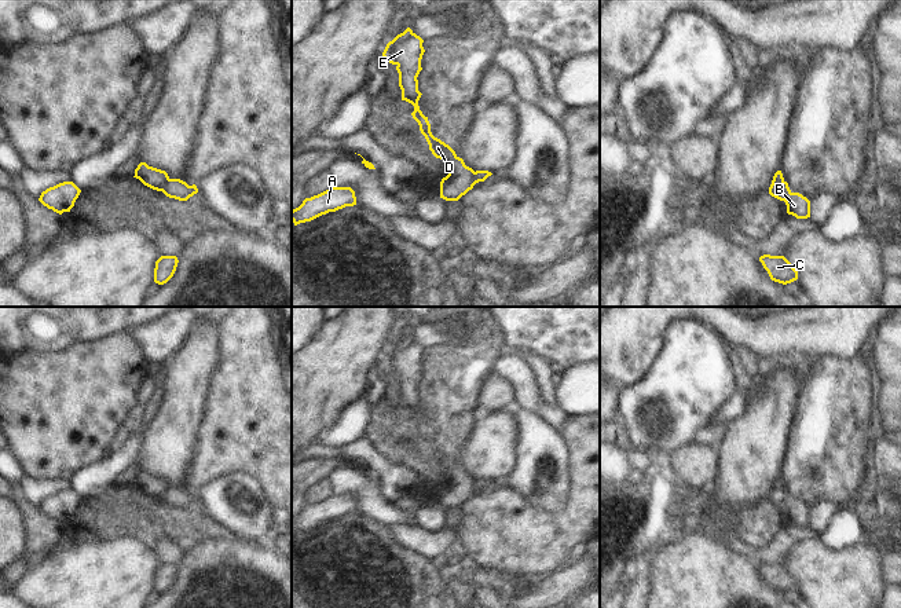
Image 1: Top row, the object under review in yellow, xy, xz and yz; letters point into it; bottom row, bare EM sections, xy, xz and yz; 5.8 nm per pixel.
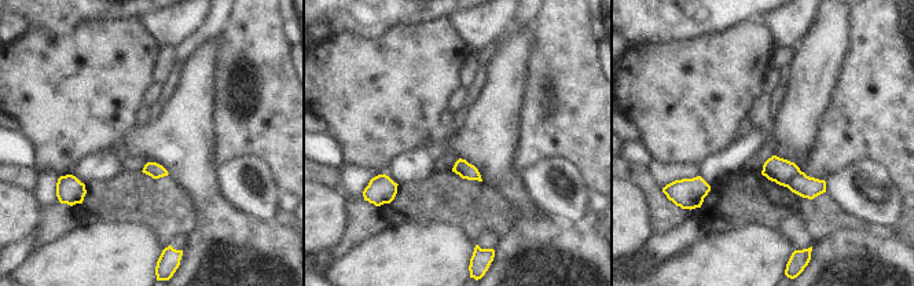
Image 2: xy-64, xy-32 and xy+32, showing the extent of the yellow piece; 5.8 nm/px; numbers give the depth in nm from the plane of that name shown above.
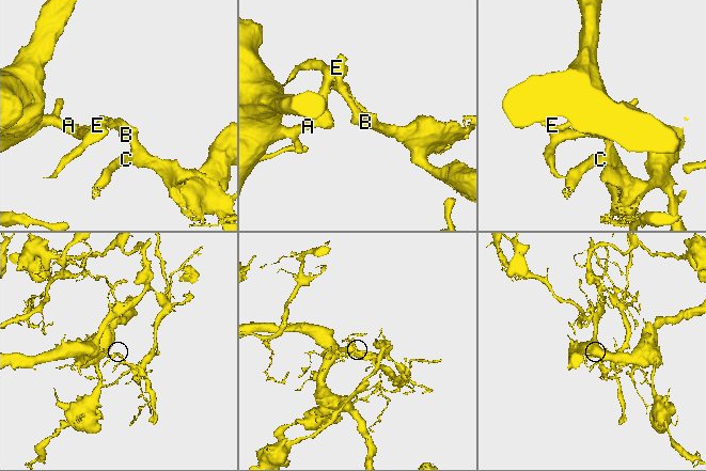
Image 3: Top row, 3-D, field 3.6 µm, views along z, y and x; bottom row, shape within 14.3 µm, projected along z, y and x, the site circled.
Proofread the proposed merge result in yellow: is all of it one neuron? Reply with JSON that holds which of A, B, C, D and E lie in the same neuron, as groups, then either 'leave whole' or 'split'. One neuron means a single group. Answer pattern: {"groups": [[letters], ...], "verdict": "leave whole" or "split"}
{"groups": [["A", "D", "E"], ["B", "C"]], "verdict": "split"}

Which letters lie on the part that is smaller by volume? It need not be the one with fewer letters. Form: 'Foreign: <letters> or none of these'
Foreign: B, C

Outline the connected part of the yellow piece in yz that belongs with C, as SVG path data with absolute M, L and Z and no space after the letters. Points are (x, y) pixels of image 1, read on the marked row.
M763 254L759 261L774 282L787 285L798 279L798 271L784 256Z

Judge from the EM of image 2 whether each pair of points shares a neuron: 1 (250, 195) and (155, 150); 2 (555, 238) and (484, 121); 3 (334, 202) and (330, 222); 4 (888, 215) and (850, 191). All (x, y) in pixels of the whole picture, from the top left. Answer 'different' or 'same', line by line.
1: different
2: same
3: same
4: same

